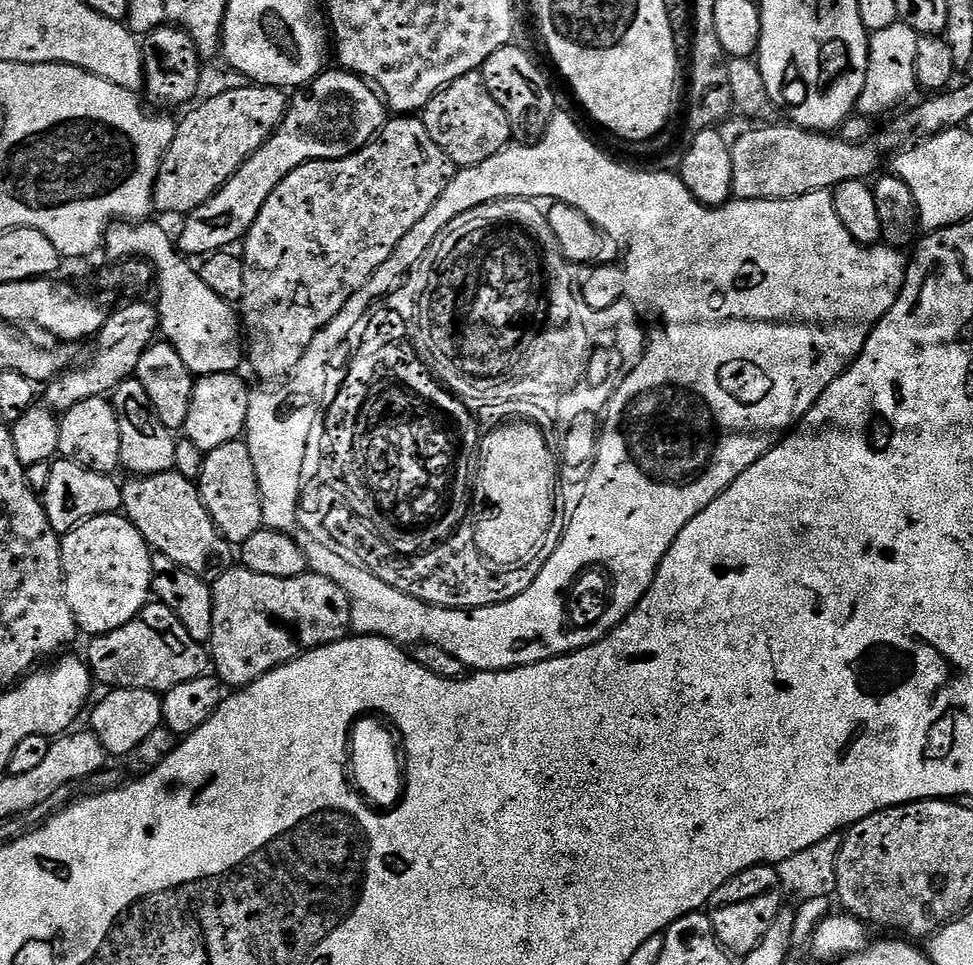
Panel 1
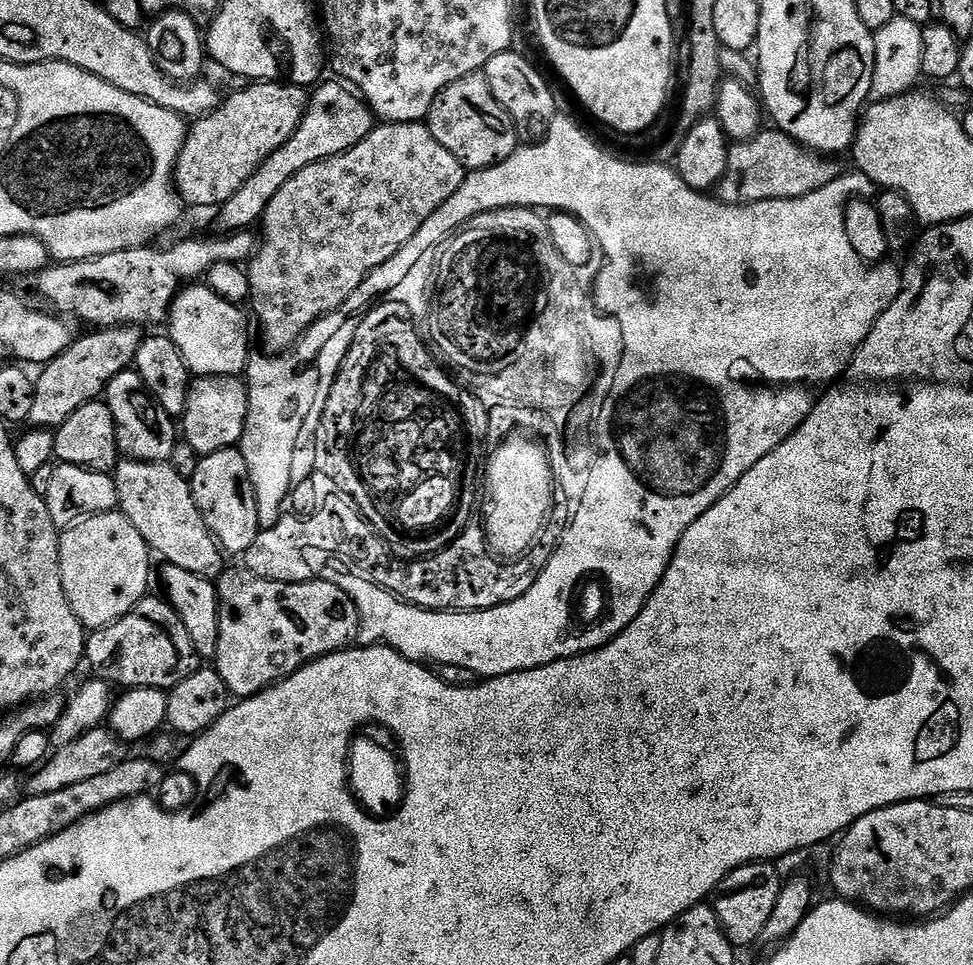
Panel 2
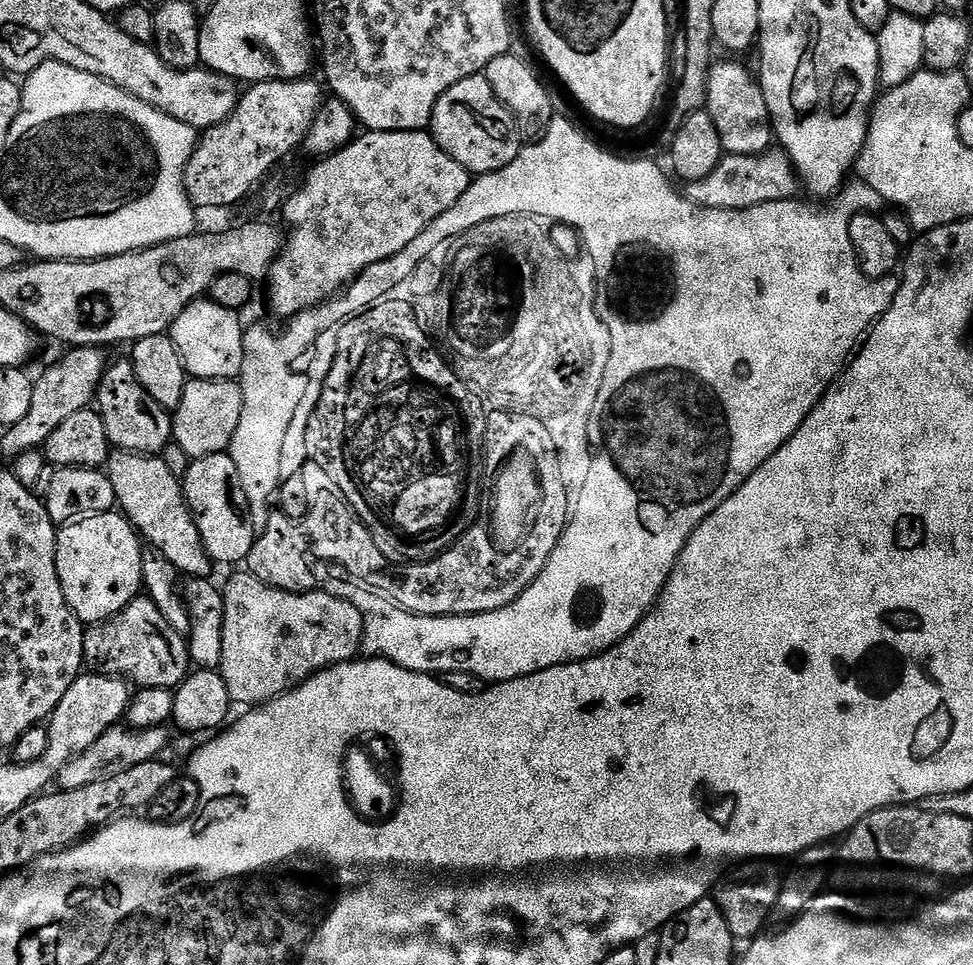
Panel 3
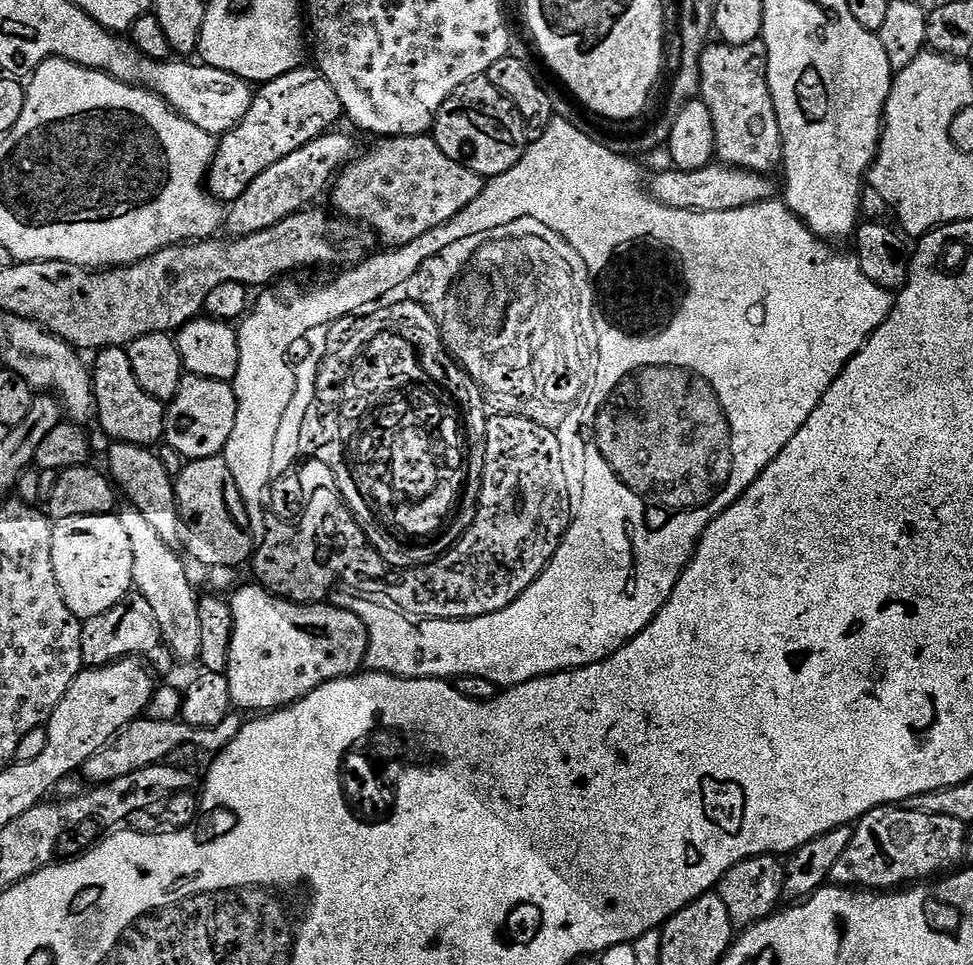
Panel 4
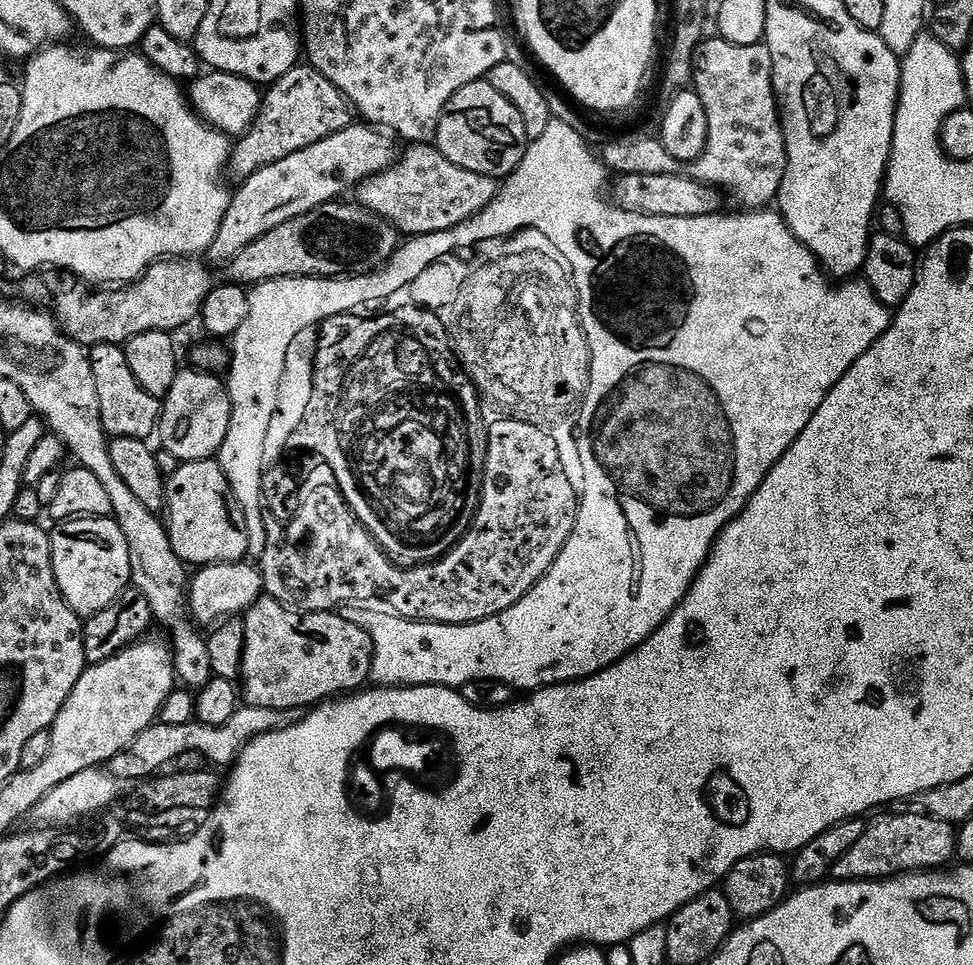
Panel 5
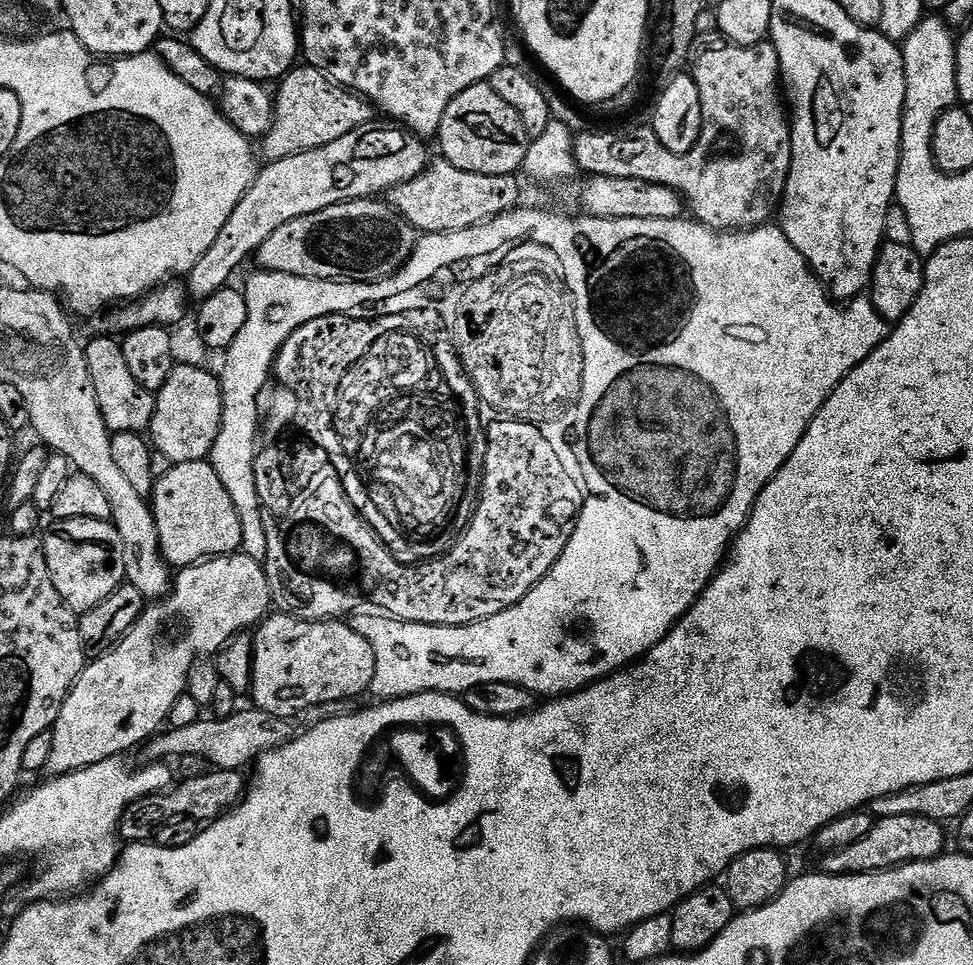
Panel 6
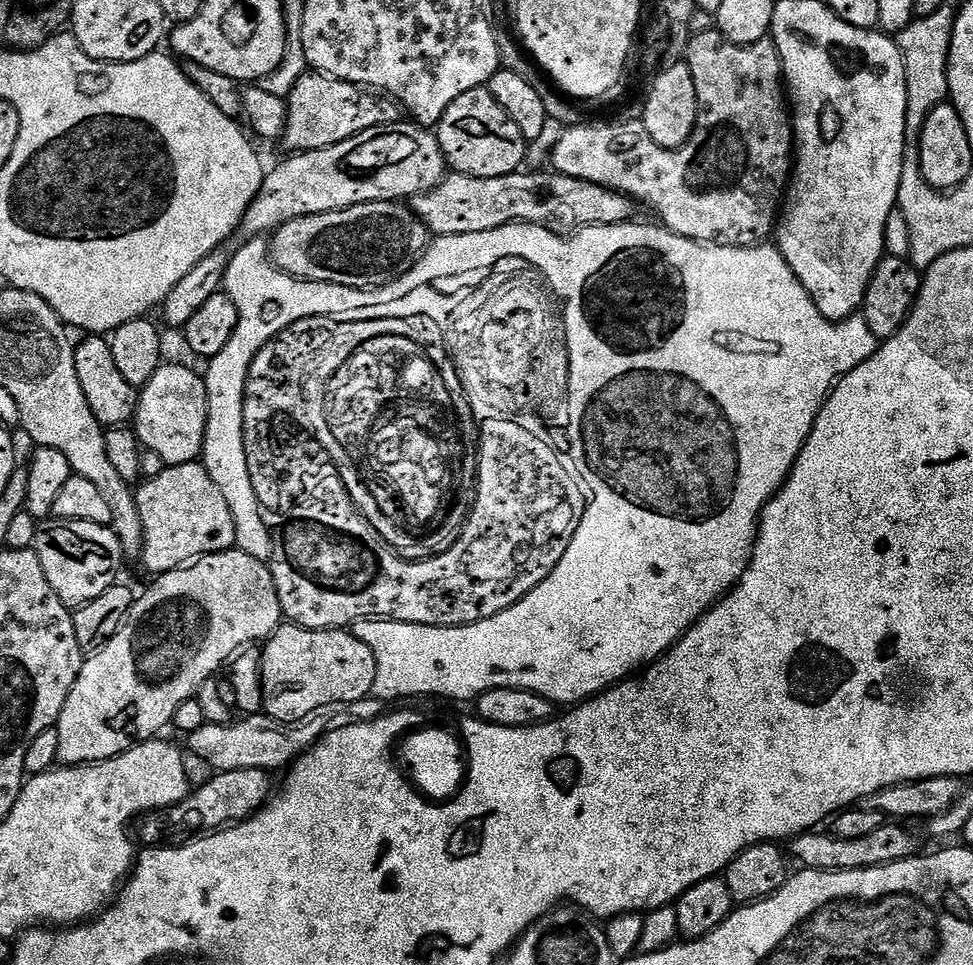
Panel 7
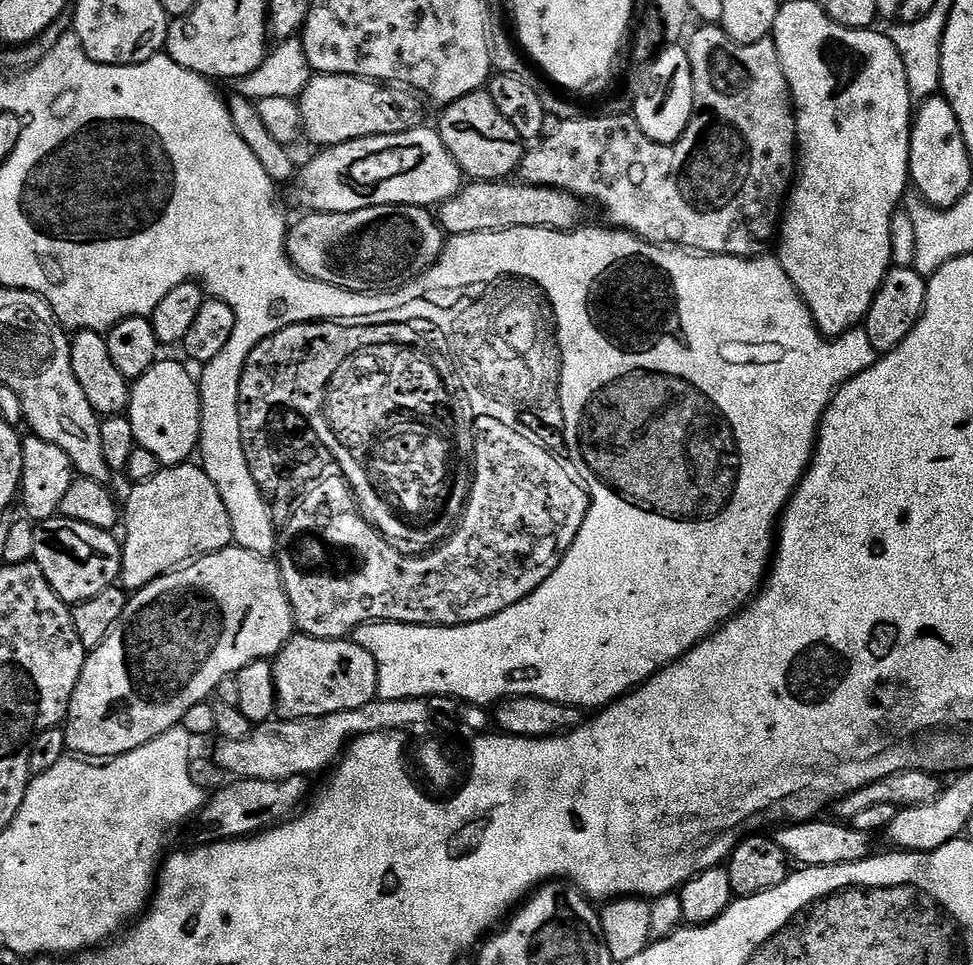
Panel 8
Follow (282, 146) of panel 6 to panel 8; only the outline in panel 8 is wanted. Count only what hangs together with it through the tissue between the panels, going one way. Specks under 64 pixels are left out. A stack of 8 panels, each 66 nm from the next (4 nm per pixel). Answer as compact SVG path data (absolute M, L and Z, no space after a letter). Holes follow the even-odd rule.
M329 72L313 75L298 97L303 135L324 148L358 138L402 134L419 128L425 123L424 100L416 89L402 84Z

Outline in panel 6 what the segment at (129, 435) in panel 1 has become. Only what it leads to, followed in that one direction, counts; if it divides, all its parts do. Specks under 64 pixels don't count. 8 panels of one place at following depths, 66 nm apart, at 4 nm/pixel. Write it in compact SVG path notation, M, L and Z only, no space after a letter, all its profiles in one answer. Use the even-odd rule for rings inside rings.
M100 334L84 348L86 366L90 370L90 382L94 382L94 394L98 398L98 410L102 410L102 418L109 432L147 433L152 427L156 397L150 390L138 386L134 374L130 374L126 354L120 349L121 341L108 334Z

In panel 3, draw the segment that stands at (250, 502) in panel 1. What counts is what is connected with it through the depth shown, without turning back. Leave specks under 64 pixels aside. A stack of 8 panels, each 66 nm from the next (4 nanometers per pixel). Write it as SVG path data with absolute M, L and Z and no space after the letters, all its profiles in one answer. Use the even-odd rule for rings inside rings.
M227 451L195 457L182 477L182 483L184 497L198 526L198 534L202 534L208 557L217 565L243 565L255 546L258 522L250 514L250 502L246 490L242 490L242 478L238 478L234 458Z

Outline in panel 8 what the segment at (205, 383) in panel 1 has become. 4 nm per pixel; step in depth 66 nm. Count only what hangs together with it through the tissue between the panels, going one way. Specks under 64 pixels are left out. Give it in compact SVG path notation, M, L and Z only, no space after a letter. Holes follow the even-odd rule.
M157 359L154 366L150 366L150 370L146 370L146 374L142 374L132 385L132 397L128 403L128 411L126 413L130 426L134 426L134 438L139 447L150 450L150 454L154 454L154 458L158 458L160 465L166 468L172 468L175 464L183 464L193 459L194 453L197 451L200 443L200 386L195 375L191 376L182 365L176 360Z

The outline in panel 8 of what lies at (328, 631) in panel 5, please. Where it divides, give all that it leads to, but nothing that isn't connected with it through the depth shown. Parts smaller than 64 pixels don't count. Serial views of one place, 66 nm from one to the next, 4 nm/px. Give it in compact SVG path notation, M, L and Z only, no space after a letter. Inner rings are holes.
M303 634L293 635L278 655L272 660L274 686L276 687L276 711L285 720L305 720L311 716L338 714L346 710L358 710L366 702L377 699L378 670L374 658L358 646L355 639L327 640Z

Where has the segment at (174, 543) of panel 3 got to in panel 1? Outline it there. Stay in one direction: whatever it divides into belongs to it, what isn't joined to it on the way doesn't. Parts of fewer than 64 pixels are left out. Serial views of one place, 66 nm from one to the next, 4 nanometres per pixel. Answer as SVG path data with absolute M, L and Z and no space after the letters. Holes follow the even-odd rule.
M163 472L153 476L132 476L122 484L122 512L136 527L153 553L178 562L196 576L211 582L233 567L233 545L221 534L210 518L200 497L195 480L182 478L177 472Z

